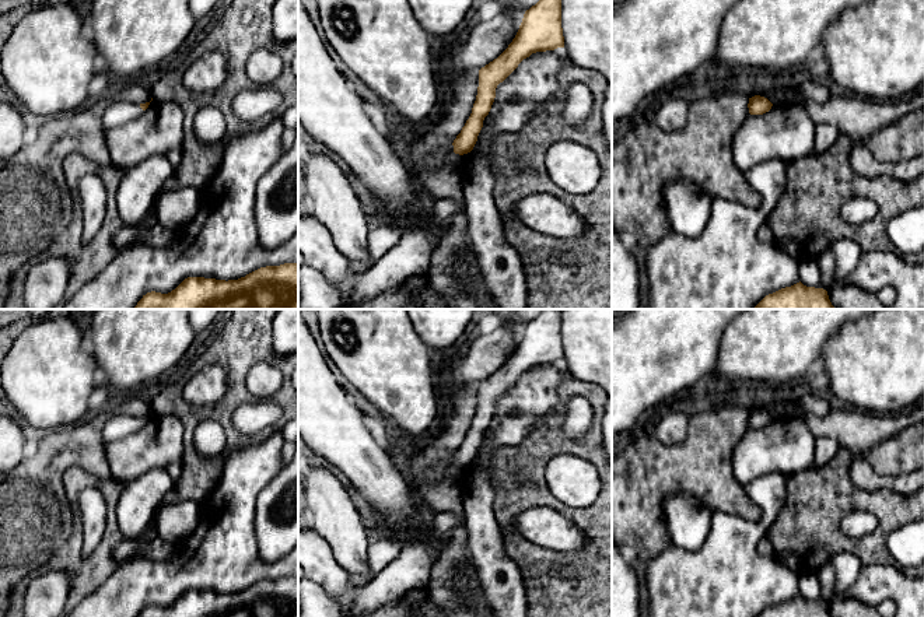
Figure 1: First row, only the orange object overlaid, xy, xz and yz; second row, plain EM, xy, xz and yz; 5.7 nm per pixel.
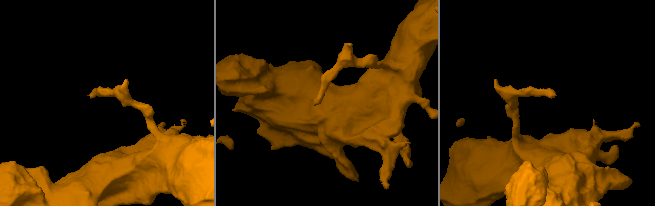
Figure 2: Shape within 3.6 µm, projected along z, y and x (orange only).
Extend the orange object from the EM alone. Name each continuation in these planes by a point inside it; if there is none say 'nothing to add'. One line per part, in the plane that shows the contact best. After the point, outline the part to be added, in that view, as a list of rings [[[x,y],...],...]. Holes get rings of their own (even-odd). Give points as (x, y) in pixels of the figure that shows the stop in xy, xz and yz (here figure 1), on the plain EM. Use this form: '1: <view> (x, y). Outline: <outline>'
1: xy (119, 426). Outline: [[[113,414],[104,425],[102,437],[106,444],[129,437],[141,430],[144,424],[139,417]]]

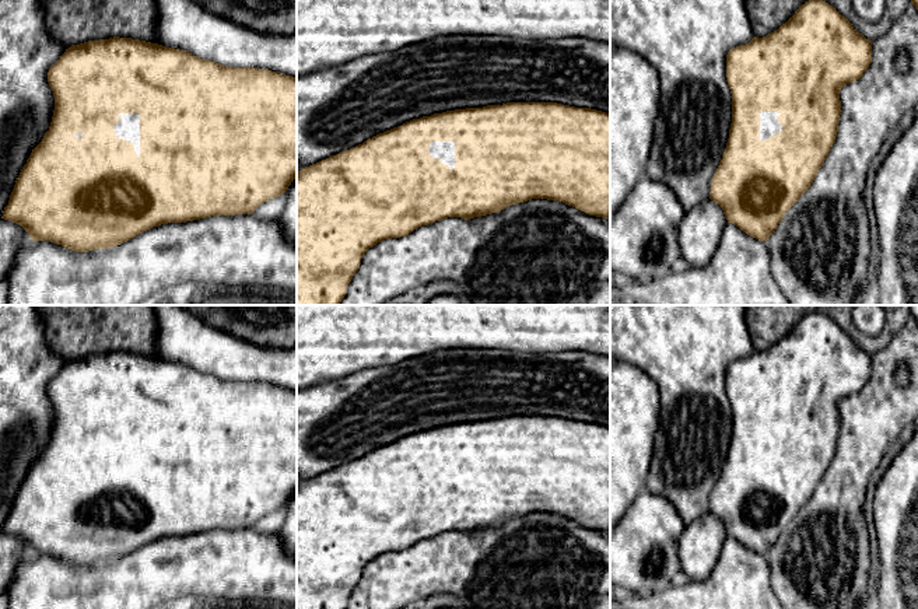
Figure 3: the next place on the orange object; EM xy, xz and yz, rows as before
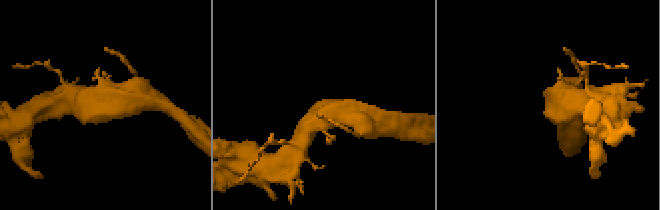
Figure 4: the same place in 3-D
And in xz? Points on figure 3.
1: xz (444, 464). Outline: [[[432,455],[430,458],[430,469],[438,472],[451,483],[455,482],[455,456],[453,455]]]

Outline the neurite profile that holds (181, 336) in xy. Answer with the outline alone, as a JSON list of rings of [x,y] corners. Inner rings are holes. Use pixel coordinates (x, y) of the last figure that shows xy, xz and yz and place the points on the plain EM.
[[[153,305],[158,358],[228,381],[267,382],[297,391],[297,346],[256,346],[216,329],[183,305]]]

